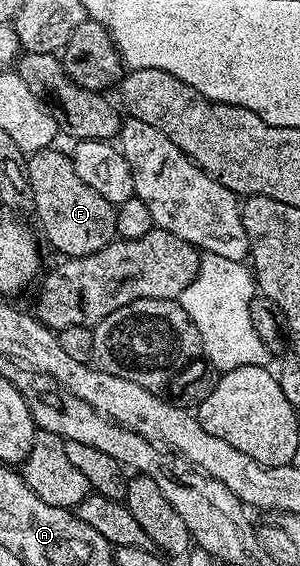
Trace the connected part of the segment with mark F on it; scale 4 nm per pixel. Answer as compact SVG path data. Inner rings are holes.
M57 150L34 151L28 156L27 174L31 193L34 194L33 211L35 216L37 215L38 221L41 222L41 231L45 234L46 241L58 251L58 256L79 258L95 253L117 239L117 230L115 229L117 213L114 204L99 197L99 193L95 193L95 189L91 189L91 185L83 185L83 181L79 181L79 175L73 168L72 158L66 152L64 155L63 152Z

